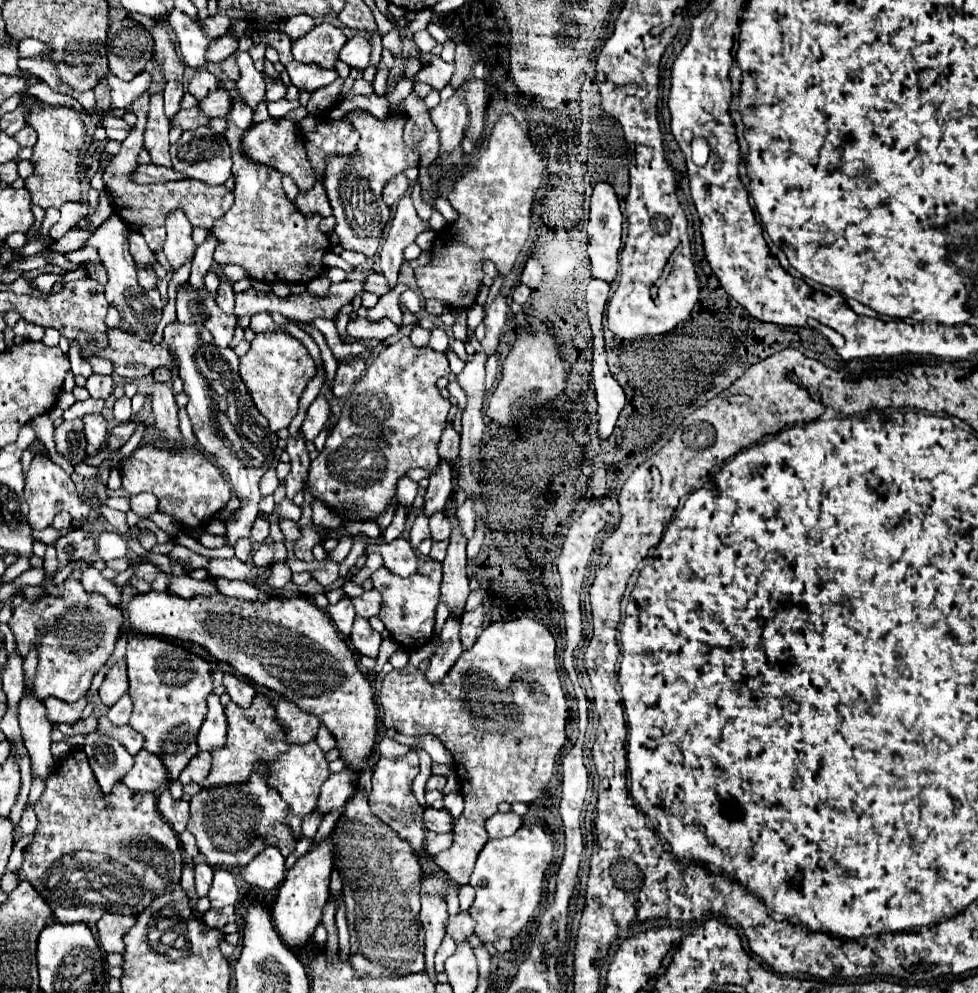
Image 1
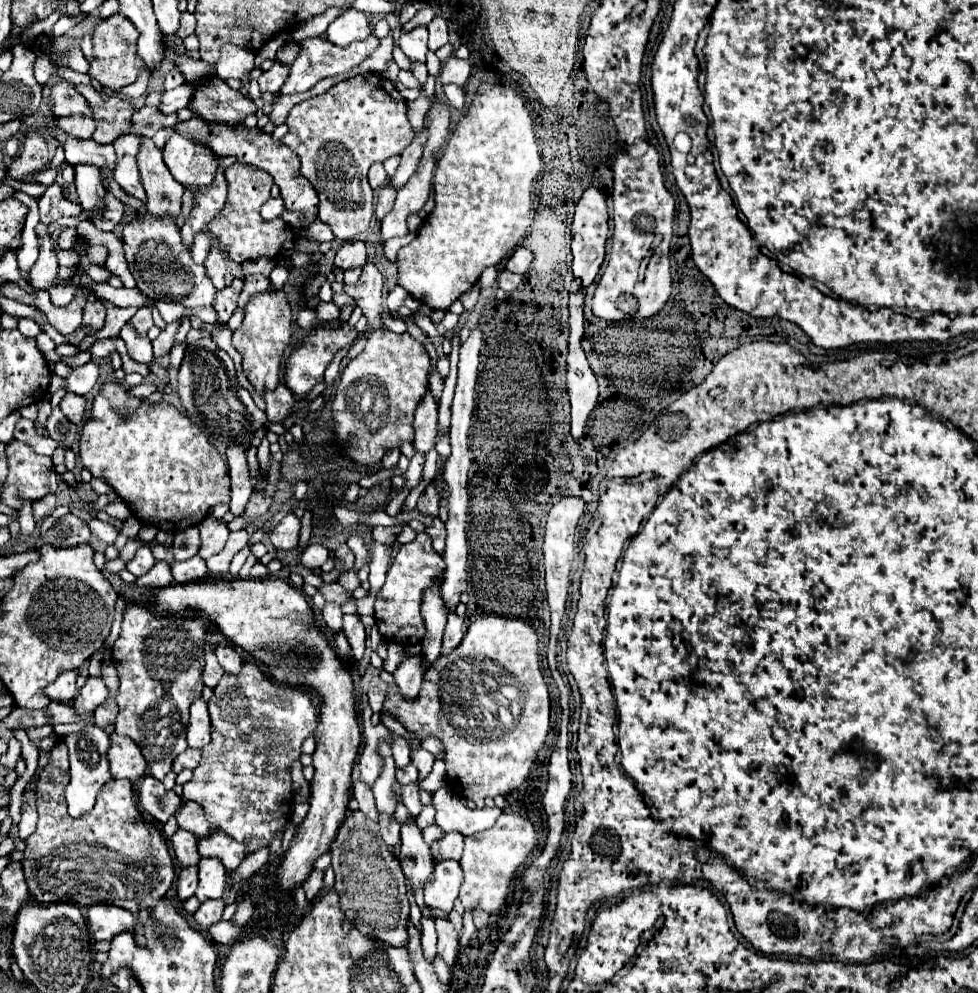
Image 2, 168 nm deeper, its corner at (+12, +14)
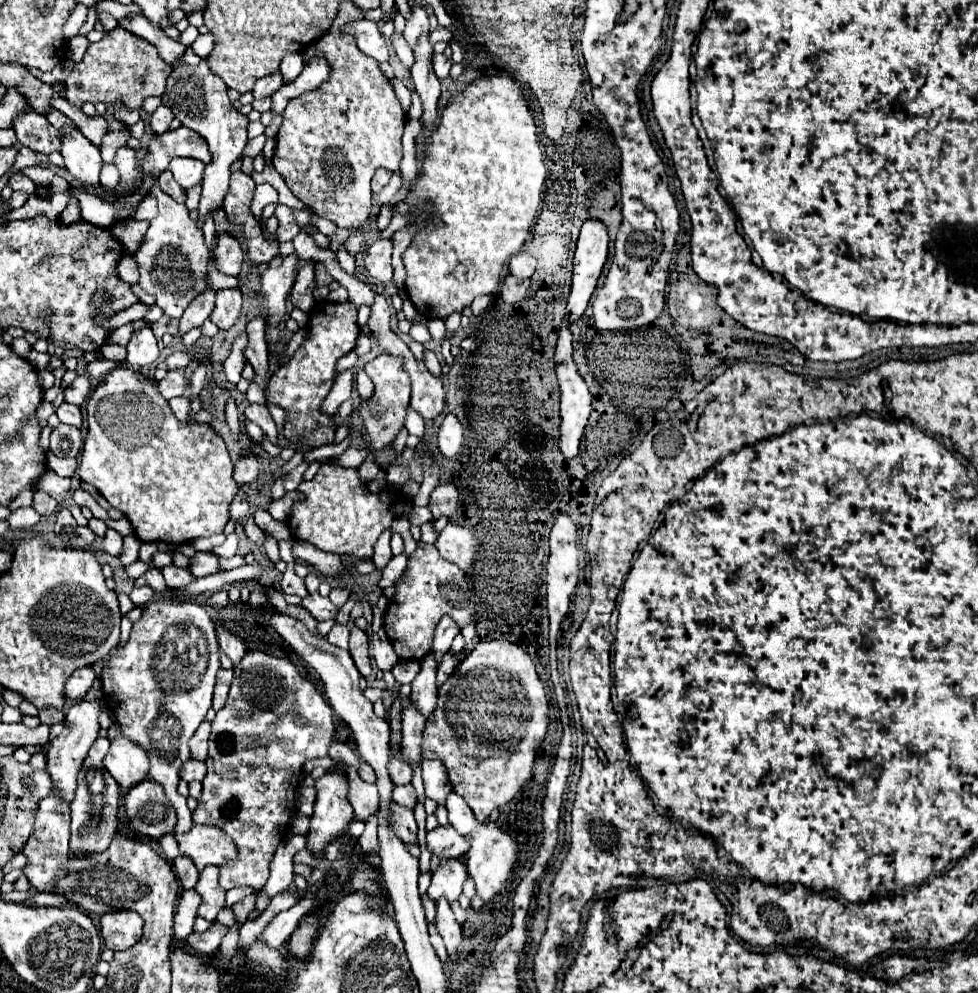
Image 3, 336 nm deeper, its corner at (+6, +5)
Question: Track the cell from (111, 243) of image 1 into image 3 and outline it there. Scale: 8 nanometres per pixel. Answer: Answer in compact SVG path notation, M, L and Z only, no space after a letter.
M73 129L71 133L61 131L61 155L65 169L83 185L95 187L99 183L101 171L101 155L99 149L89 143L81 131Z

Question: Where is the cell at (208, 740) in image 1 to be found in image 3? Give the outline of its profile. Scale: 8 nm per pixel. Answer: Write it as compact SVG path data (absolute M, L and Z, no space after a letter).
M203 721L195 735L189 741L189 751L191 751L191 759L205 759L207 757L207 741L209 741L209 733L211 733L211 723Z

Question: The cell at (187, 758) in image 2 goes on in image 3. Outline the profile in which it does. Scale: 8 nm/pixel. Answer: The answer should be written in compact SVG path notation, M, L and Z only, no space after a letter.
M189 759L181 765L181 771L179 771L179 777L185 779L187 783L189 781L203 781L207 773L207 767L205 767L205 761L195 761L195 759Z

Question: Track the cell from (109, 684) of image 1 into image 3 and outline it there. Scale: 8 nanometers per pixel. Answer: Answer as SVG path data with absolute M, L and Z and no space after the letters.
M77 701L67 711L67 723L65 723L65 729L61 731L61 735L49 741L47 773L51 775L51 781L53 781L53 793L57 793L57 797L65 799L67 803L73 801L75 787L77 787L77 773L81 771L81 763L83 763L89 747L93 745L93 741L99 737L97 717L101 711L103 711L101 701Z

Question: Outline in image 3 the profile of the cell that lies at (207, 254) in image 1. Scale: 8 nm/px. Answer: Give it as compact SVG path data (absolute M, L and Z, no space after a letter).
M201 59L197 67L191 65L173 67L169 75L169 87L165 87L165 95L161 95L161 101L175 113L175 117L181 121L183 127L197 131L209 143L213 161L205 167L203 193L199 201L199 219L197 219L197 223L203 225L207 215L221 209L221 203L229 191L229 177L231 177L229 167L235 159L241 159L243 147L247 145L249 119L245 115L239 115L237 109L233 109L227 97L227 85L209 69L205 59Z

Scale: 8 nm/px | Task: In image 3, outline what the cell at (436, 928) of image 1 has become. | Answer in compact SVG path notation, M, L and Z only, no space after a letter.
M393 803L393 811L389 811L389 825L403 843L417 843L417 823L411 809Z

